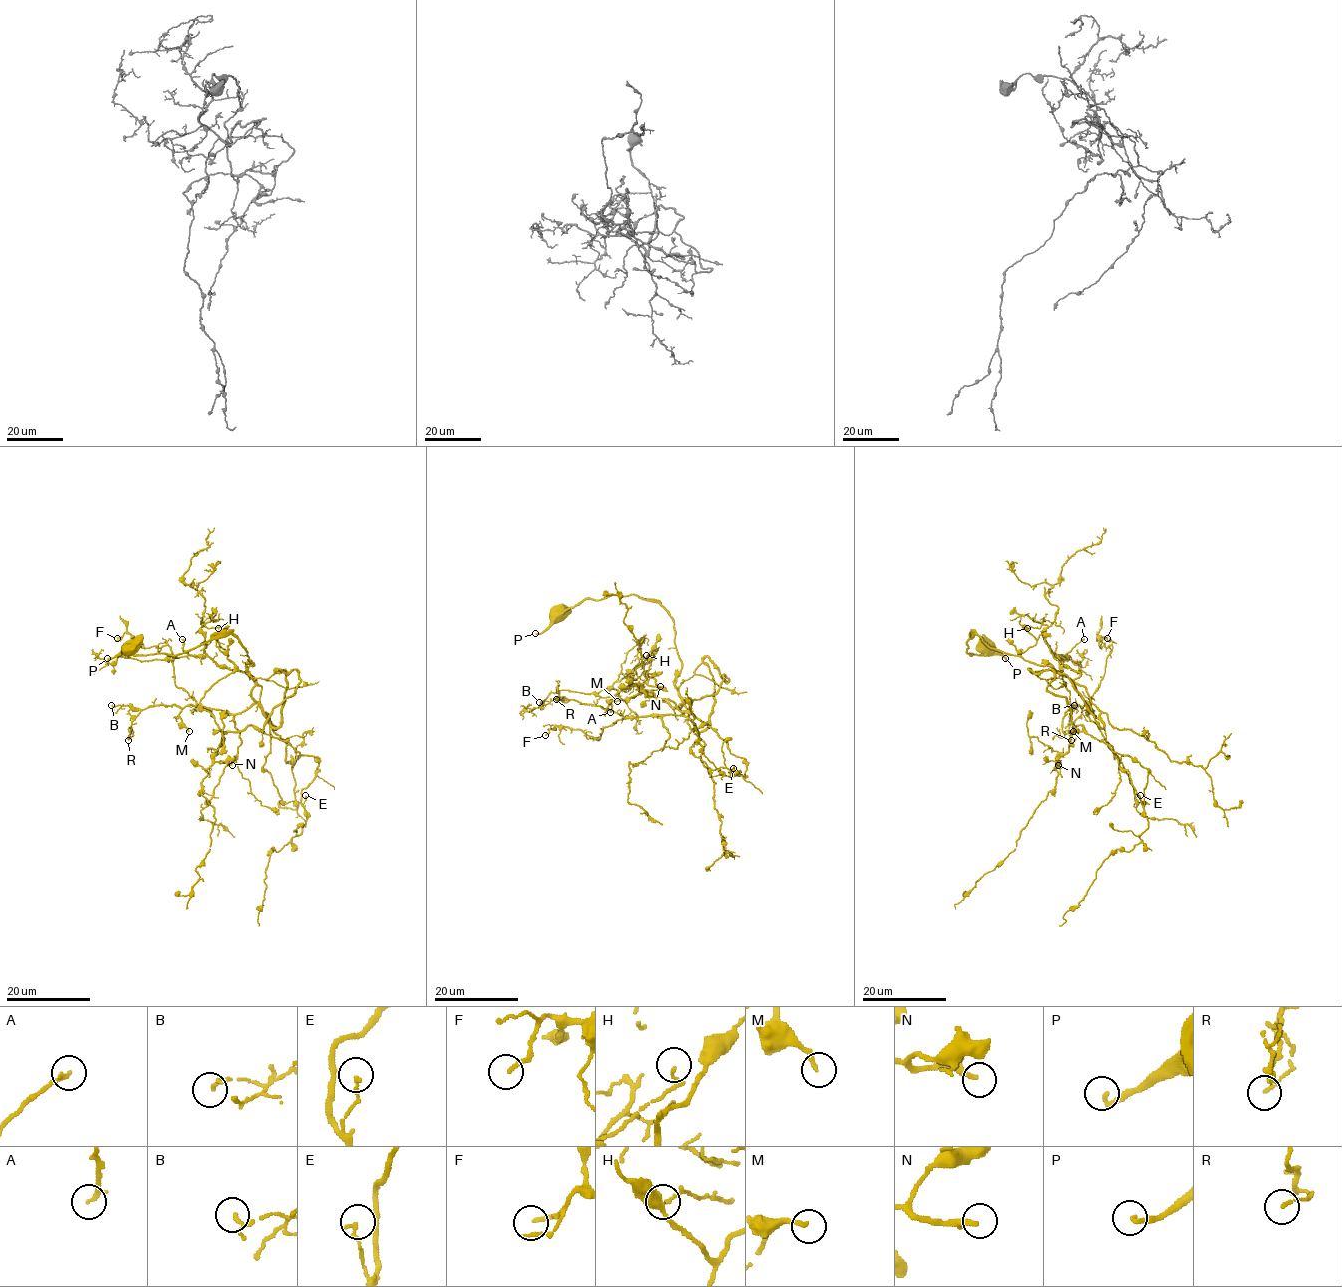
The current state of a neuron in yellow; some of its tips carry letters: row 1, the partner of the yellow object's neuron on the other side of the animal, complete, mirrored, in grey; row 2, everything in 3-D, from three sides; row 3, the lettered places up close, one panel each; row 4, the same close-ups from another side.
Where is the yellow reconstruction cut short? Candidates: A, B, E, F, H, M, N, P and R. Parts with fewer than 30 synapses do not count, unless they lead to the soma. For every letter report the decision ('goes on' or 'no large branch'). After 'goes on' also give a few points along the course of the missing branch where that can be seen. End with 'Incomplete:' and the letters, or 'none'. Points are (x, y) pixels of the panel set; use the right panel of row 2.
A: goes on; course (1084, 639), (1091, 635), (1097, 620), (1113, 600), (1124, 592), (1134, 591)
B: no large branch
E: no large branch
F: no large branch
H: no large branch
M: no large branch
N: goes on; course (1058, 765), (1071, 773), (1092, 774), (1103, 784), (1106, 798), (1111, 804)
P: no large branch
R: no large branch
Incomplete: A, N

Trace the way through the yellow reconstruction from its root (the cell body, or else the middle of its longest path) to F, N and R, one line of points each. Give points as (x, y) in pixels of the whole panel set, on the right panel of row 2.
F: (983, 644), (984, 655), (967, 653), (976, 634), (1063, 672), (1087, 713), (1112, 648), (1097, 633), (1107, 638)
N: (983, 644), (967, 653), (976, 634), (1060, 672), (1028, 669), (1053, 672), (1047, 689), (1083, 726), (1058, 765)
R: (983, 644), (984, 655), (967, 653), (976, 634), (1073, 683), (1089, 708), (1071, 709), (1071, 740)

